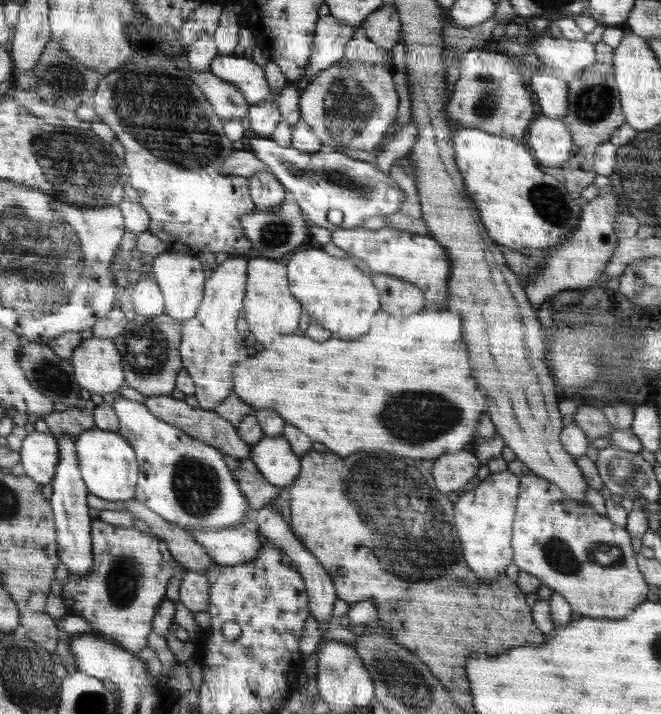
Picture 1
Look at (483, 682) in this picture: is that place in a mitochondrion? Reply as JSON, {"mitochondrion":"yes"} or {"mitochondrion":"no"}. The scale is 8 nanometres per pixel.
{"mitochondrion":"no"}

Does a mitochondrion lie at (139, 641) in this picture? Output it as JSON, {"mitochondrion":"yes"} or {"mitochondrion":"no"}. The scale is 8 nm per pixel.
{"mitochondrion":"no"}

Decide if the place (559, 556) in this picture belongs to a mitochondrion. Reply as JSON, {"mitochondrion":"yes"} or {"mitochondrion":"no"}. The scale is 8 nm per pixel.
{"mitochondrion":"yes"}

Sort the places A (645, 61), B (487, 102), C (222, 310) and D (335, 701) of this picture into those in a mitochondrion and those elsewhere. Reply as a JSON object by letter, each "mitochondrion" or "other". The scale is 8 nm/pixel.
{"A":"other","B":"mitochondrion","C":"other","D":"other"}

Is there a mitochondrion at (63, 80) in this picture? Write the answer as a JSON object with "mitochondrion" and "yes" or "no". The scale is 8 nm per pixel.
{"mitochondrion":"yes"}

